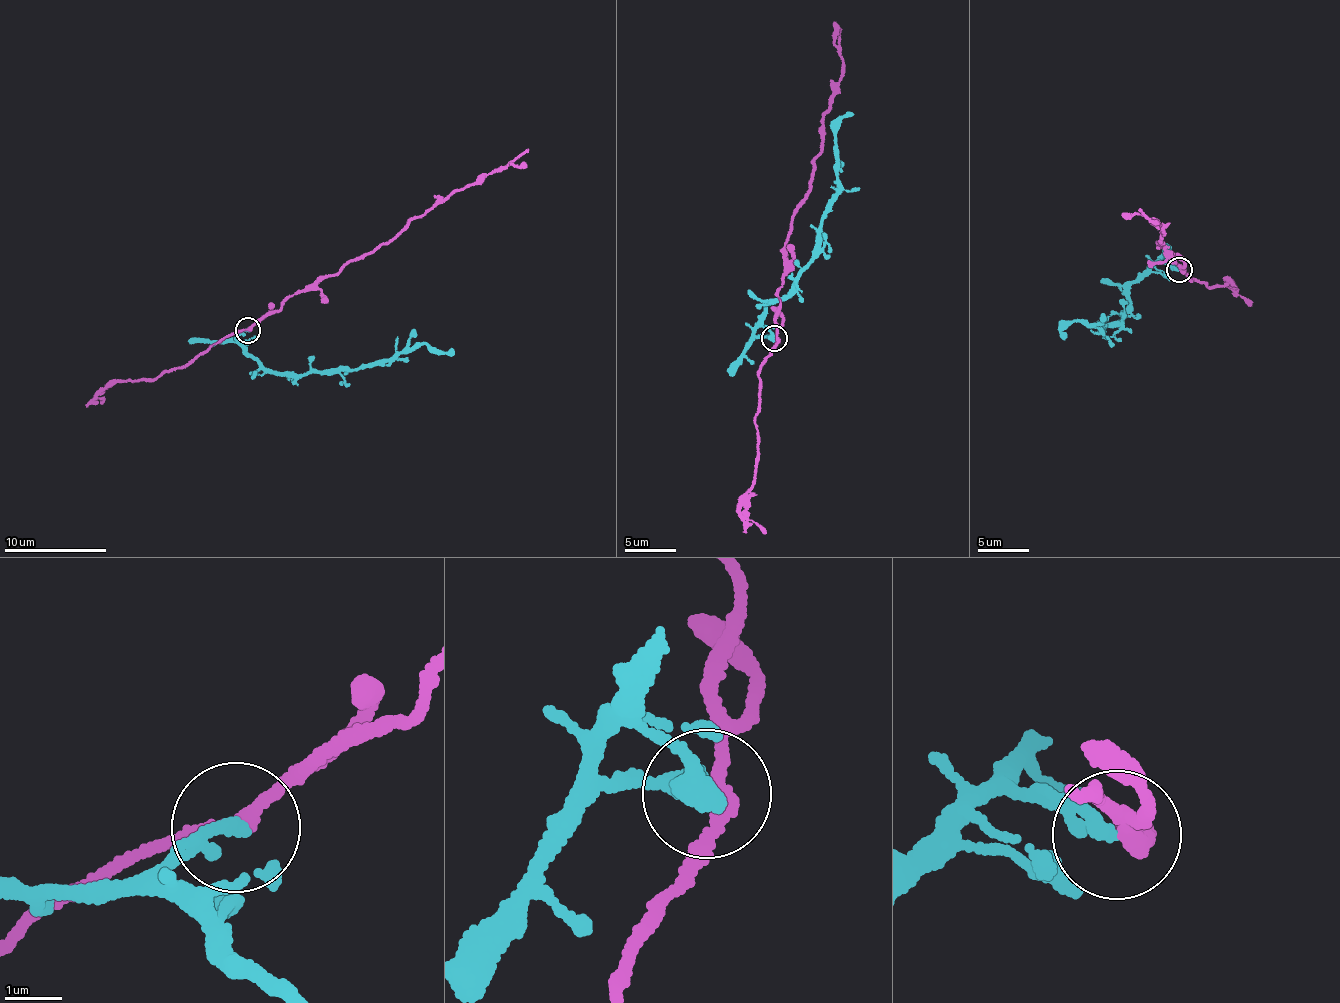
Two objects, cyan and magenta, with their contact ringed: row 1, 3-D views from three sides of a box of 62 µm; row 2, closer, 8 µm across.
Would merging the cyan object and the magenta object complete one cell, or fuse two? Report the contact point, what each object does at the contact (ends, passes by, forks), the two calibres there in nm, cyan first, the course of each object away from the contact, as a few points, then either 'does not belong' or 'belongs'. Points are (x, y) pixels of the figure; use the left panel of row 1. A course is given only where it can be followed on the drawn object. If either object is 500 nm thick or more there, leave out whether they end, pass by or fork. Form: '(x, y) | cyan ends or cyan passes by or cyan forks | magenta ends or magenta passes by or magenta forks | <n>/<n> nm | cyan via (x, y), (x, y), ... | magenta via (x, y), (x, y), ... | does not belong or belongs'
(248, 330) | cyan passes by | magenta passes by | 160/240 nm | cyan via (247, 331), (233, 339), (265, 369), (280, 373), (326, 374), (370, 367), (427, 343), (435, 350), (453, 354) | magenta via (249, 330), (279, 310), (287, 298), (389, 242), (425, 211), (460, 190), (510, 163), (514, 167), (526, 164) | does not belong

